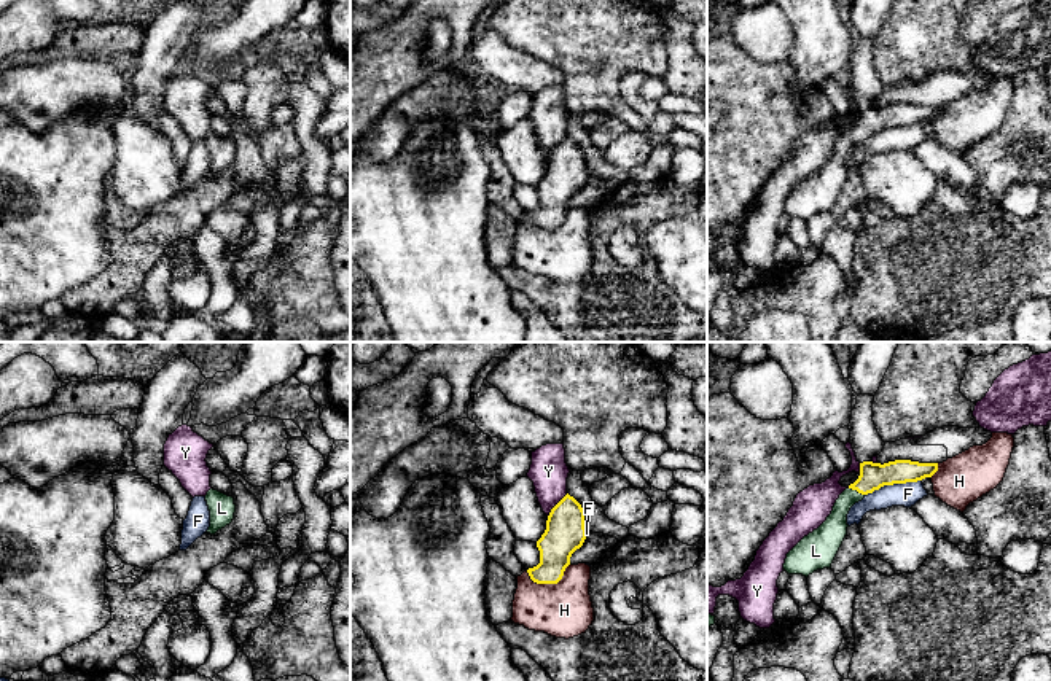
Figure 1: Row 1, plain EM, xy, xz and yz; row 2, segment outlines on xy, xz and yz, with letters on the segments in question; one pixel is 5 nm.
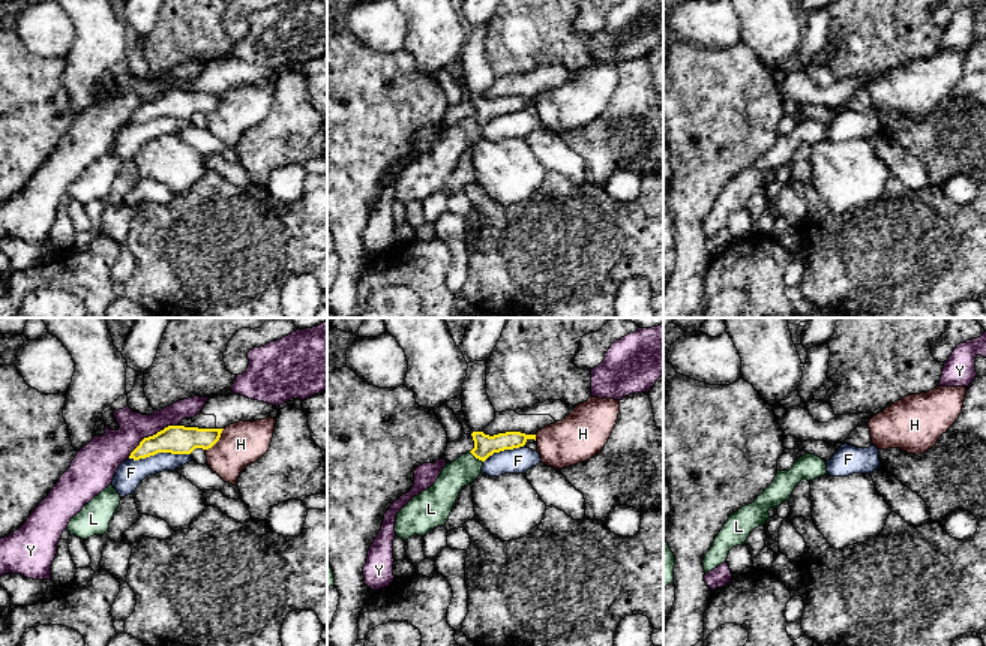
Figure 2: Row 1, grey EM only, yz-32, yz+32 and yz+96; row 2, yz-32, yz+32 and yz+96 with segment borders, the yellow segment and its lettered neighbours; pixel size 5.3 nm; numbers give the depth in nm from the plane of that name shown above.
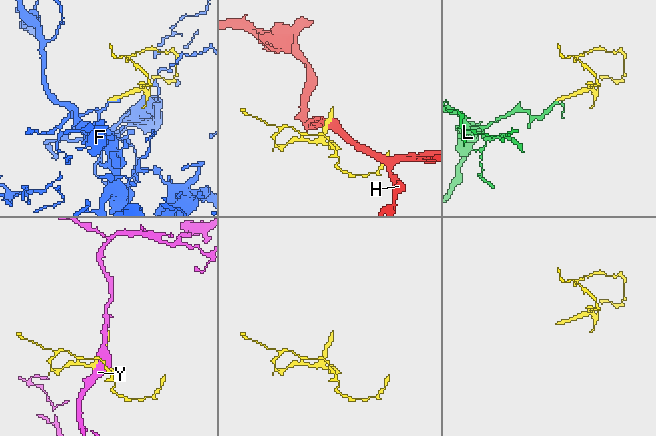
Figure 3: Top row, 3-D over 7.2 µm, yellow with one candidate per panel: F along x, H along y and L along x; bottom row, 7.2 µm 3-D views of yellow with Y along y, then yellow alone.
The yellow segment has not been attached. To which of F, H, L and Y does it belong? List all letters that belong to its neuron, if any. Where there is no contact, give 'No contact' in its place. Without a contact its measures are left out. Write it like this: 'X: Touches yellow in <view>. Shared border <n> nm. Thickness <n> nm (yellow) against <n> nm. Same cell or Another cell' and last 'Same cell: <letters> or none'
F: Touches yellow in yz. Shared border 300 nm. Thickness 140 nm (yellow) against 120 nm. Another cell
H: Touches yellow in xz. Shared border 220 nm. Thickness 190 nm (yellow) against 280 nm. Another cell
L: Touches yellow in yz. Shared border 90 nm. Thickness 140 nm (yellow) against 140 nm. Same cell
Y: Touches yellow in xz. Shared border 160 nm. Thickness 200 nm (yellow) against 190 nm. Another cell
Same cell: L

